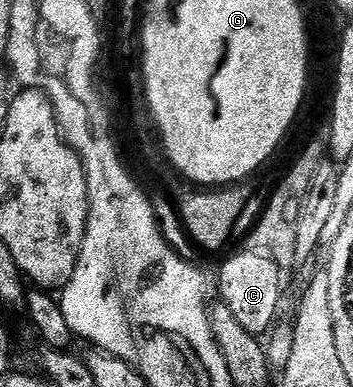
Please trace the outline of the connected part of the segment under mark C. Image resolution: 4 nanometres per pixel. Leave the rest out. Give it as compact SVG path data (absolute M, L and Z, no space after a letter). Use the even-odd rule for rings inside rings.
M245 251L230 257L222 265L222 270L216 277L216 287L222 291L221 304L232 310L236 320L244 331L255 335L262 335L275 324L274 316L278 313L278 304L282 301L283 270L271 257L265 257L257 251ZM267 328L267 329L266 329ZM266 329L266 330L265 330Z

